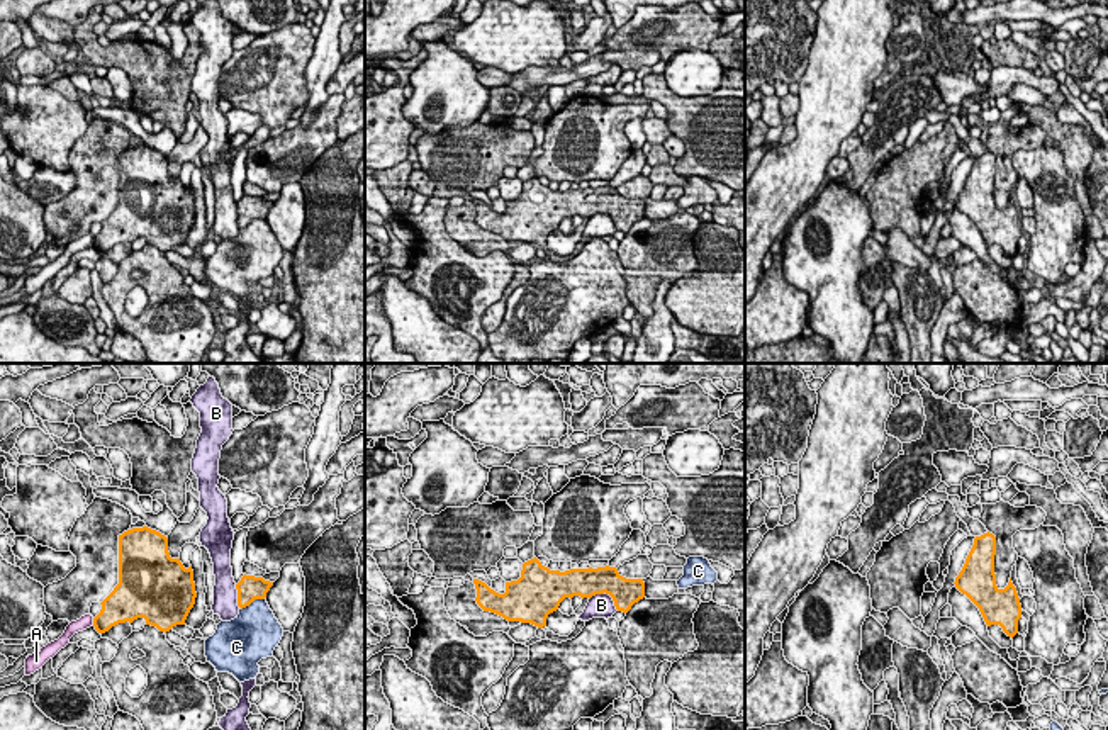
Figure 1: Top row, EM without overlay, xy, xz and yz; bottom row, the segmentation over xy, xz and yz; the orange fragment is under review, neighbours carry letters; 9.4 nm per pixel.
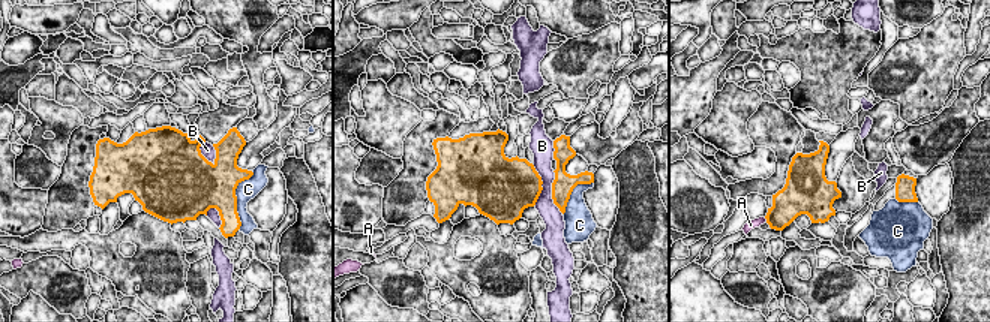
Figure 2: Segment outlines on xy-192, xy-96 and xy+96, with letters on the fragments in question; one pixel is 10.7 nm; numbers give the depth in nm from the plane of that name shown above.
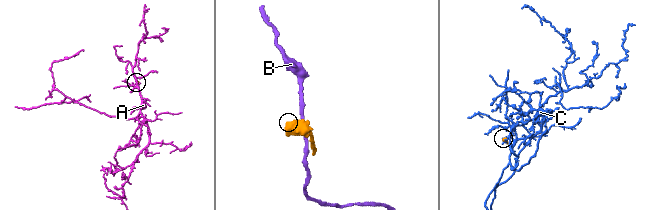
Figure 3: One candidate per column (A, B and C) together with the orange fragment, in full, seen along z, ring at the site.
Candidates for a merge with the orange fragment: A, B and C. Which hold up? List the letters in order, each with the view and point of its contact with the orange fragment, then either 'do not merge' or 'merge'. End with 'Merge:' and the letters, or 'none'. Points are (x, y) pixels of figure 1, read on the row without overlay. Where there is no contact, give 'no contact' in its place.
A: meets orange in xy at (94, 241); do not merge
B: meets orange in xz at (606, 213); do not merge
C: meets orange in xy at (251, 221); do not merge
Merge: none

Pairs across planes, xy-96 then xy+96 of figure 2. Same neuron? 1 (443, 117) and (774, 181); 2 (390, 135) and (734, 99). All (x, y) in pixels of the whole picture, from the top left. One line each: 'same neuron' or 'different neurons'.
1: same neuron
2: same neuron

